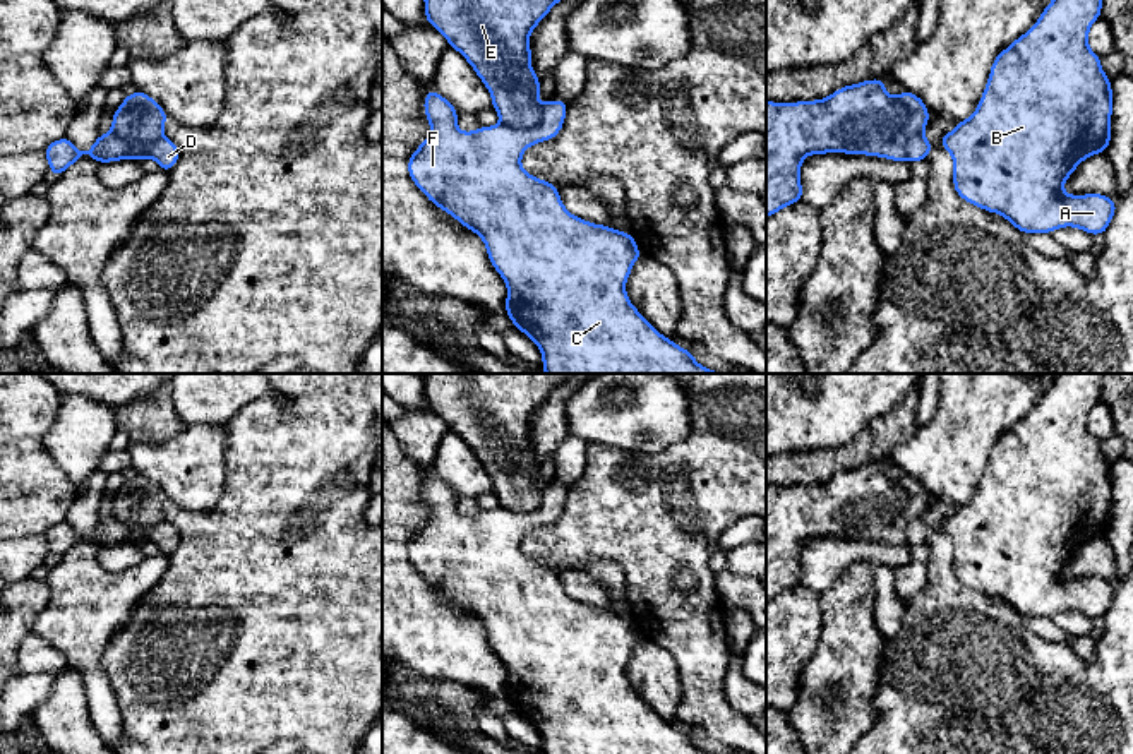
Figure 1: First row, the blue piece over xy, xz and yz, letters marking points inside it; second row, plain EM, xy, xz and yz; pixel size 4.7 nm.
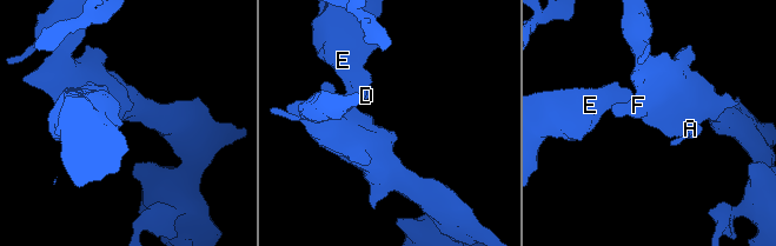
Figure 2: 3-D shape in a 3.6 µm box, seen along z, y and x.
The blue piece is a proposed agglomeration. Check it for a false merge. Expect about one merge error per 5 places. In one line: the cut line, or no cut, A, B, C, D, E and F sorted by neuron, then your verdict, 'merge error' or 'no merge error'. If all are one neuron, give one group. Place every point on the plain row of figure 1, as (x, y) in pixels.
xz (545, 489), (540, 504), (532, 511), (506, 511), (501, 508) | A B C D F / E | merge error

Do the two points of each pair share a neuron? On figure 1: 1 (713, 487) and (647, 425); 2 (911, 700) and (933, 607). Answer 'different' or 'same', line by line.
1: different
2: same

